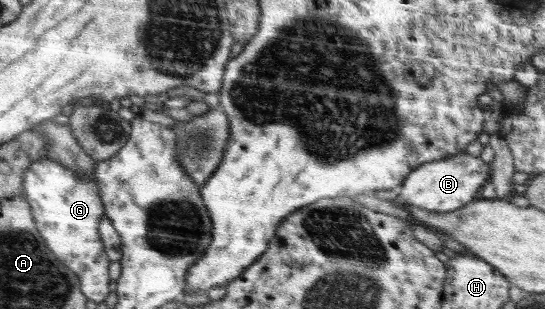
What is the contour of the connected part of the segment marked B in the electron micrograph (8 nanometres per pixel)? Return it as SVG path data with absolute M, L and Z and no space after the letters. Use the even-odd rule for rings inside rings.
M468 153L448 156L448 158L442 158L442 160L434 160L434 162L422 164L422 166L418 166L418 168L415 168L410 172L410 174L402 181L400 188L397 189L399 195L396 200L398 200L398 202L401 201L402 204L407 203L408 205L431 212L453 212L453 210L463 208L477 199L478 191L489 180L490 170L490 164L482 161L478 156Z

